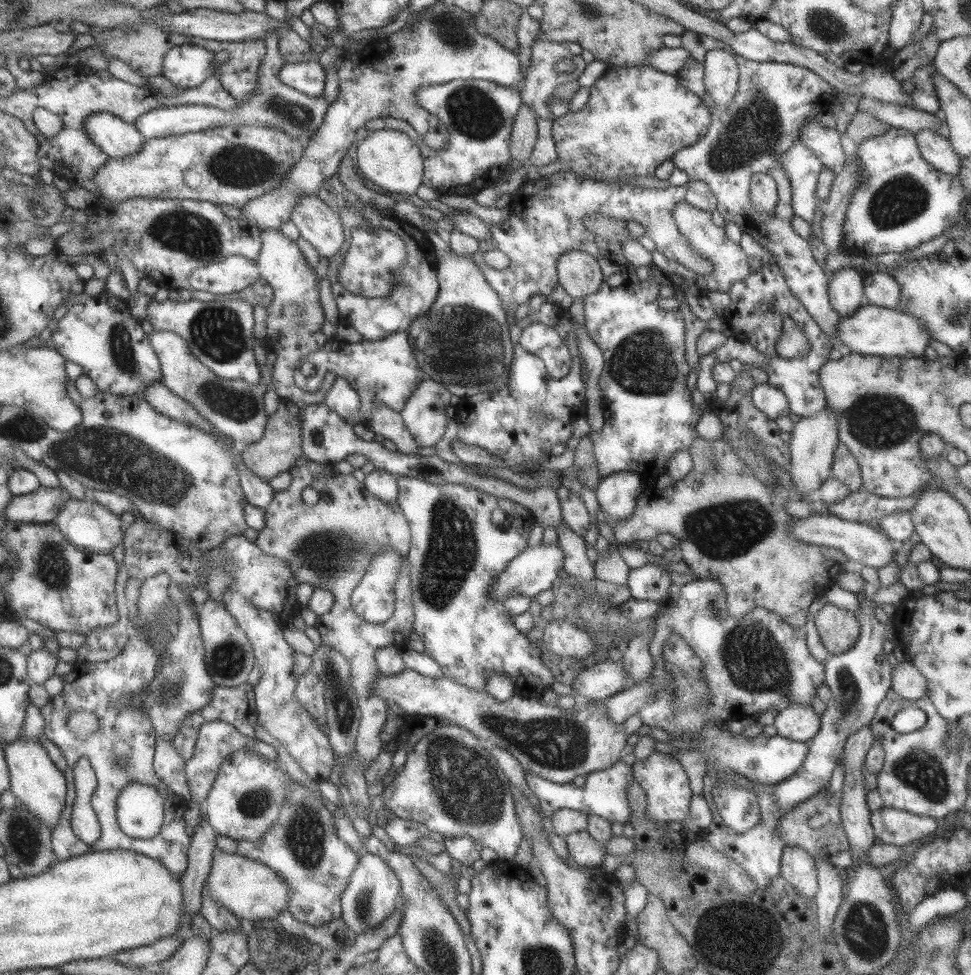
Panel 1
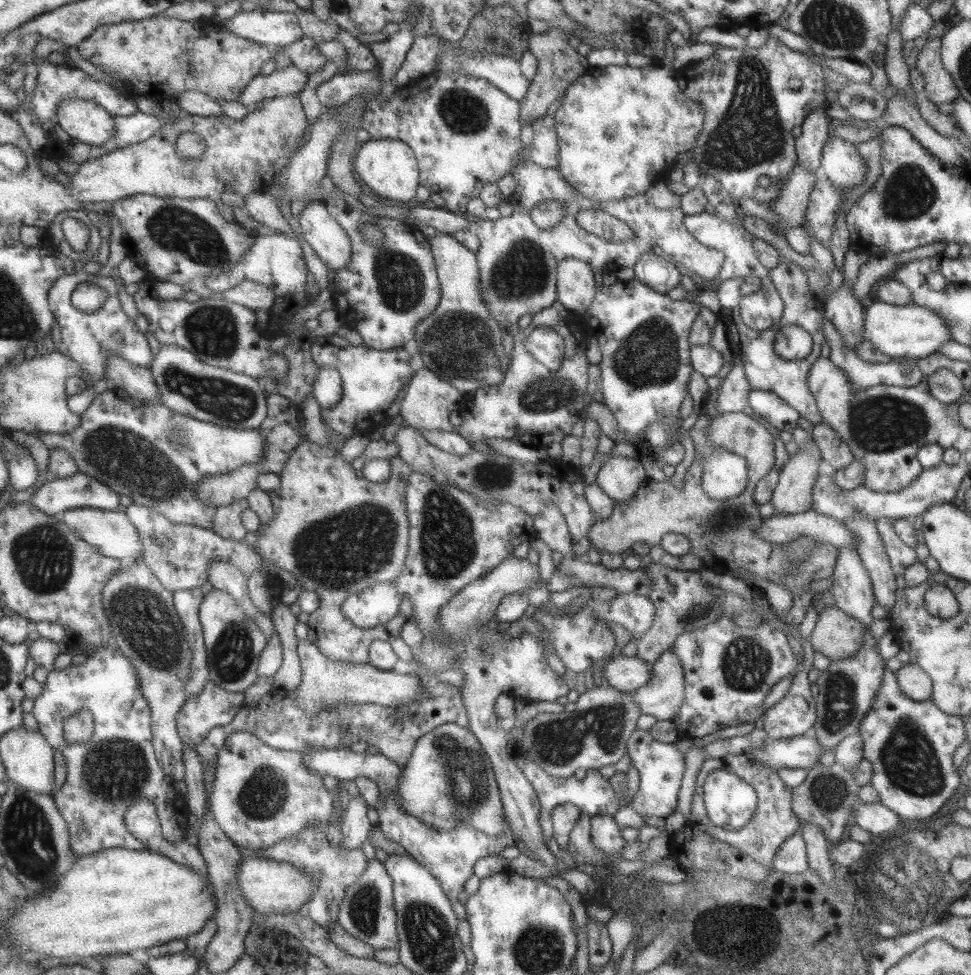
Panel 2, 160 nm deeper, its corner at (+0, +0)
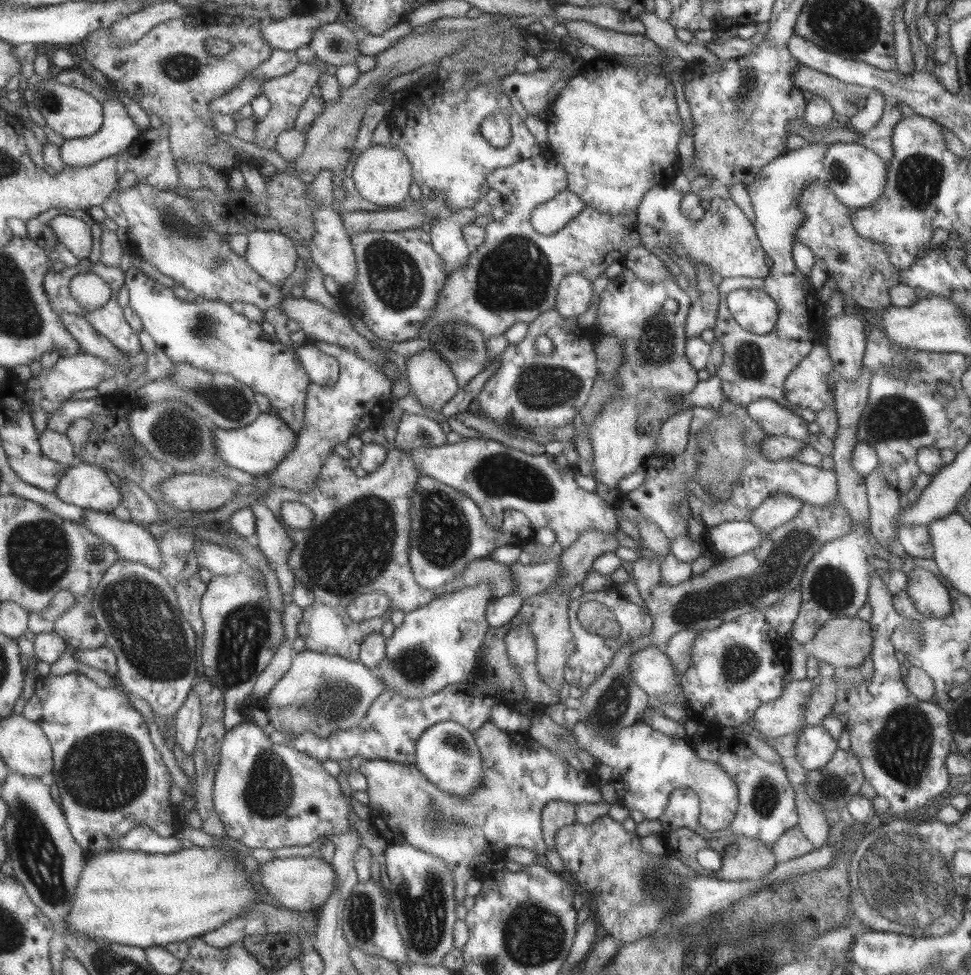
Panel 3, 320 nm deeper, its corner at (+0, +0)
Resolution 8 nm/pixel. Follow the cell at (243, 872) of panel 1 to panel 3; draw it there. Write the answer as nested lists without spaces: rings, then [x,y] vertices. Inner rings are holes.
[[[273,857],[262,866],[258,866],[259,885],[271,894],[279,904],[294,911],[307,913],[319,908],[333,892],[335,872],[330,864],[321,857]]]

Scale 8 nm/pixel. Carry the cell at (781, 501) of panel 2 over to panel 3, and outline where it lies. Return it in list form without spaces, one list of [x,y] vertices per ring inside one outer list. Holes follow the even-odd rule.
[[[778,492],[750,511],[746,520],[752,522],[759,533],[769,535],[771,530],[791,520],[802,504],[795,497]]]

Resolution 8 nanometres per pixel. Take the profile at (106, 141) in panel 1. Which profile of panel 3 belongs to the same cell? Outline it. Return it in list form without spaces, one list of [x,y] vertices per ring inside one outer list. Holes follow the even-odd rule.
[[[57,79],[38,81],[38,89],[35,91],[26,86],[27,96],[32,99],[32,104],[45,118],[47,125],[65,139],[85,138],[97,132],[102,126],[102,103],[90,92],[85,92],[75,85],[68,85]]]

